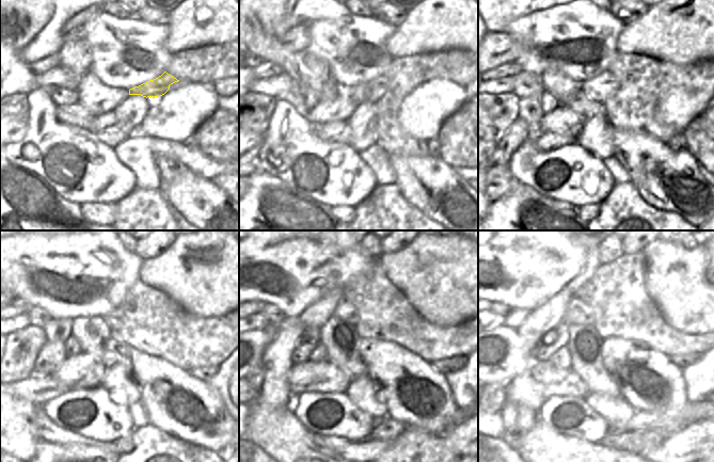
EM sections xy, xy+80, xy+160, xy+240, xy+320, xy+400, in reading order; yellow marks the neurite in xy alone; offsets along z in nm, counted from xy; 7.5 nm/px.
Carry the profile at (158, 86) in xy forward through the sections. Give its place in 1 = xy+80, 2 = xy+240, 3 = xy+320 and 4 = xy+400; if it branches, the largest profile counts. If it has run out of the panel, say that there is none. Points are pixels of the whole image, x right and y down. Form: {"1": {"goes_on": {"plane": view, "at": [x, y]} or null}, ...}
{"1": {"goes_on": {"plane": "xy+80", "at": [371, 91]}}, "2": {"goes_on": {"plane": "xy+240", "at": [115, 319]}}, "3": {"goes_on": {"plane": "xy+320", "at": [346, 311]}}, "4": {"goes_on": {"plane": "xy+400", "at": [577, 313]}}}

